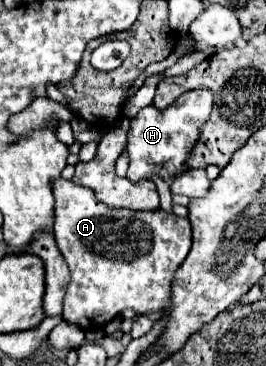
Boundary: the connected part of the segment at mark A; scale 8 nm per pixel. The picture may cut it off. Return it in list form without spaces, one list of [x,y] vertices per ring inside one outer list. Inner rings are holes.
[[[62,177],[52,187],[56,195],[54,237],[72,273],[64,297],[64,321],[88,331],[106,325],[124,309],[132,309],[138,315],[166,311],[174,273],[192,243],[188,219],[162,209],[114,211],[96,199],[92,189]]]

